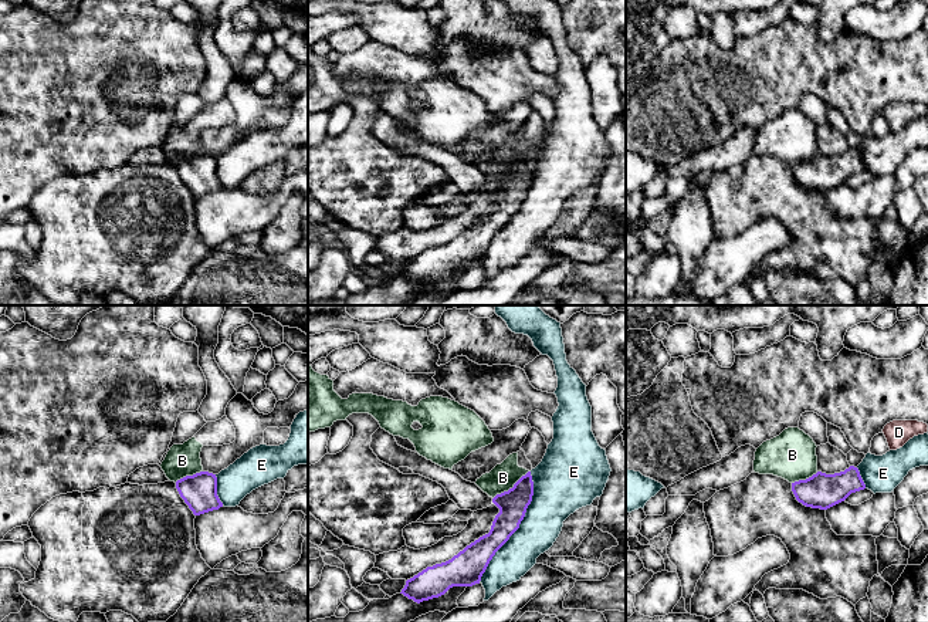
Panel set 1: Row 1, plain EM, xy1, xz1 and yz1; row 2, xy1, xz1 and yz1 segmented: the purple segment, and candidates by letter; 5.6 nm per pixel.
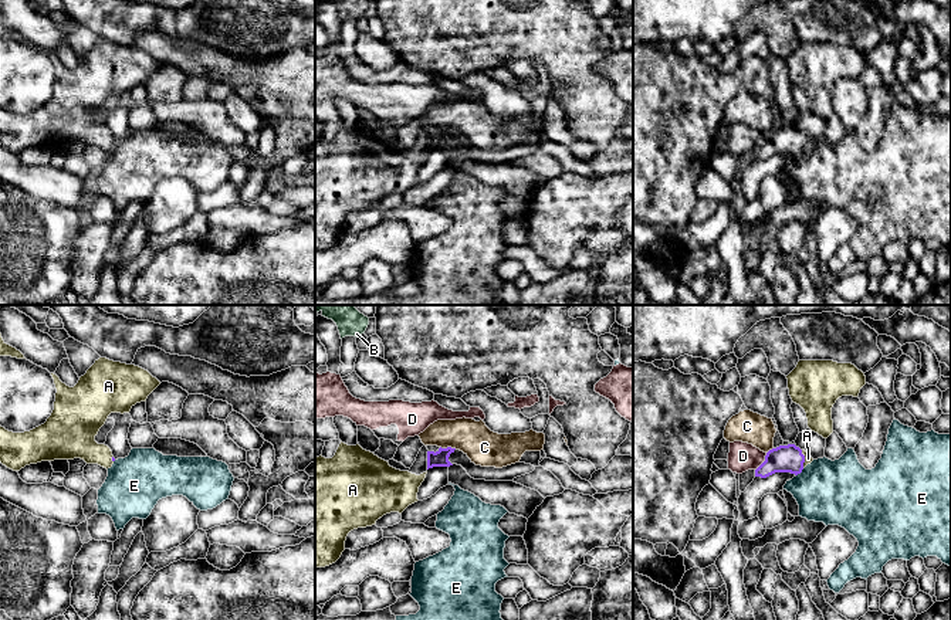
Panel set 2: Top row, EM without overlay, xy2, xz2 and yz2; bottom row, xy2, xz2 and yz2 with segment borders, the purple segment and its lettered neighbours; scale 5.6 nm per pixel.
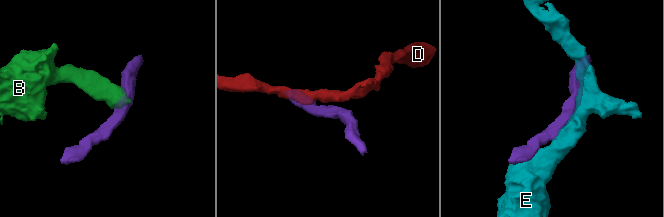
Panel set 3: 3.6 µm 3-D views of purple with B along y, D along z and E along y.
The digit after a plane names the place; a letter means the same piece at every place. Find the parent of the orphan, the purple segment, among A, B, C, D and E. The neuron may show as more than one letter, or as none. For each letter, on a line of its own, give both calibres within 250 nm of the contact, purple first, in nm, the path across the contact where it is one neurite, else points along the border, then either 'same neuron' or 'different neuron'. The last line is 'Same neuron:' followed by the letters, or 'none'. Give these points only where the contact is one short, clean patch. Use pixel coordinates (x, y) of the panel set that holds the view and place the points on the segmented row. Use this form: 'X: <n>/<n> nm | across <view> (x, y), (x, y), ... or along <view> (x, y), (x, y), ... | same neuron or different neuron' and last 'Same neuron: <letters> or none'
A: 160/50 nm | across yz2 (785, 458), (804, 458), (808, 458) | same neuron
B: 170/150 nm | along xz1 (528, 470), (511, 487), (493, 499) | different neuron
C: 100/200 nm | along xz2 (440, 446), (456, 449) | different neuron
D: 160/160 nm | different neuron
E: 170/240 nm | different neuron
Same neuron: A

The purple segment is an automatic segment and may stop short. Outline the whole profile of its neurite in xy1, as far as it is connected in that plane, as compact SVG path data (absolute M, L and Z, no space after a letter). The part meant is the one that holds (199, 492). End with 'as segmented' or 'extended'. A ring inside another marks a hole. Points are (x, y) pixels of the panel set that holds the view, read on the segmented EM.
M213 473L186 476L176 481L176 489L194 515L223 507L217 496L217 477Z; as segmented

